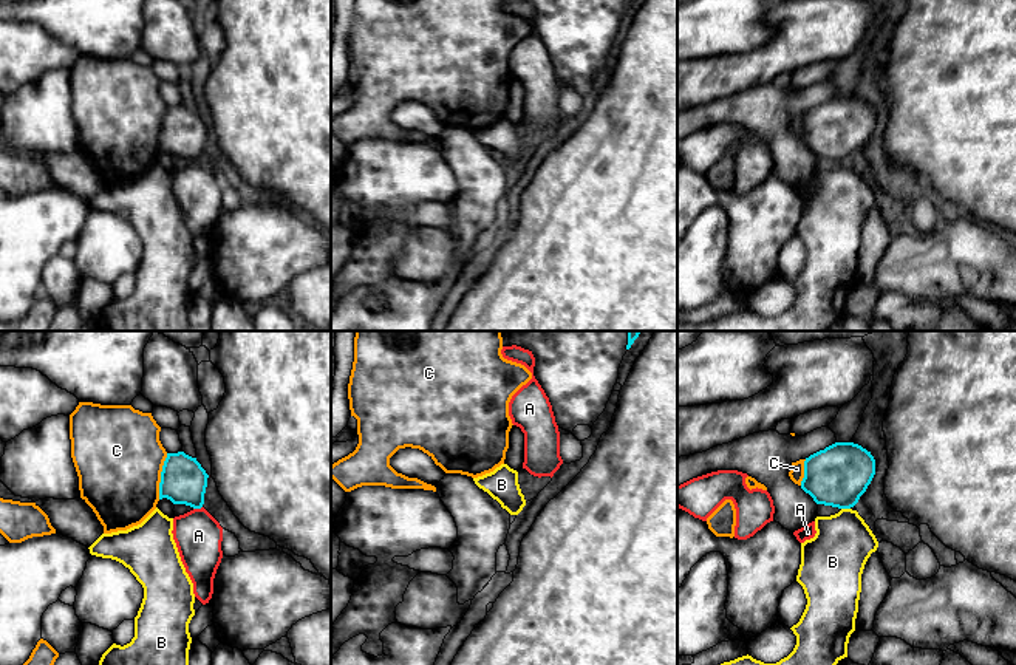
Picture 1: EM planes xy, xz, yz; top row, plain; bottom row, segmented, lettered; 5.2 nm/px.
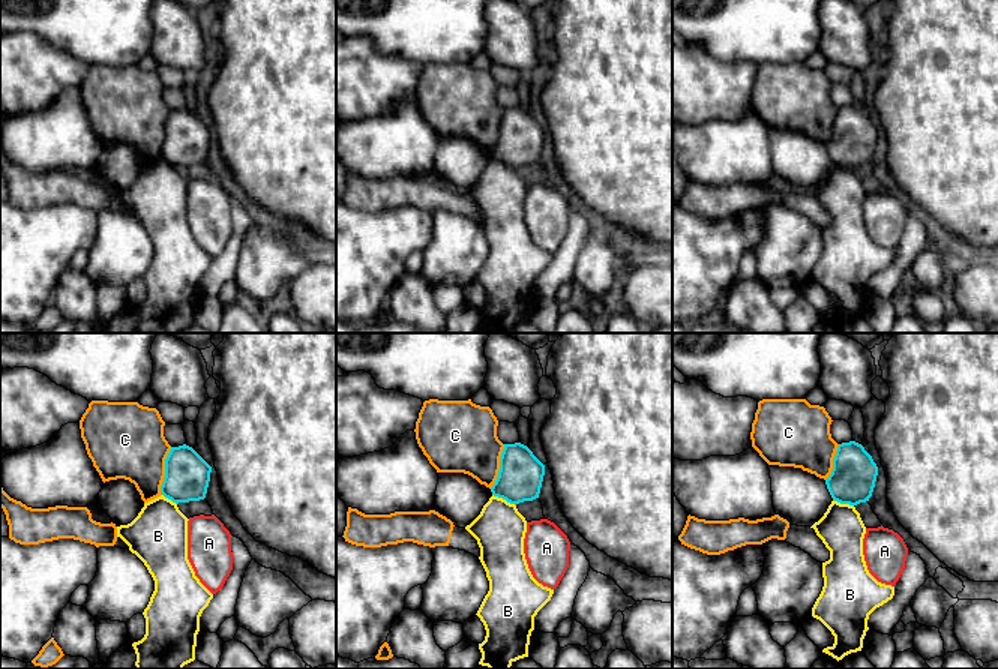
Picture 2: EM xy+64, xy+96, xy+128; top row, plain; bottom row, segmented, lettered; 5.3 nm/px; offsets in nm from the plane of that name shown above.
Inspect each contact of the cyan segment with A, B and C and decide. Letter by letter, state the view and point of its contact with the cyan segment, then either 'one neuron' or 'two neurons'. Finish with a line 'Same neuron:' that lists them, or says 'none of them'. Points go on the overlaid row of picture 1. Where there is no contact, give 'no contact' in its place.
A: contact xy (197, 508); two neurons
B: contact yz (846, 508); two neurons
C: contact xy (161, 477); two neurons
Same neuron: none of them

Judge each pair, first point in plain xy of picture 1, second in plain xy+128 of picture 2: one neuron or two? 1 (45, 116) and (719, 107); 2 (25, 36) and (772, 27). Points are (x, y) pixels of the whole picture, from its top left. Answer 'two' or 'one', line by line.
1: two
2: two

